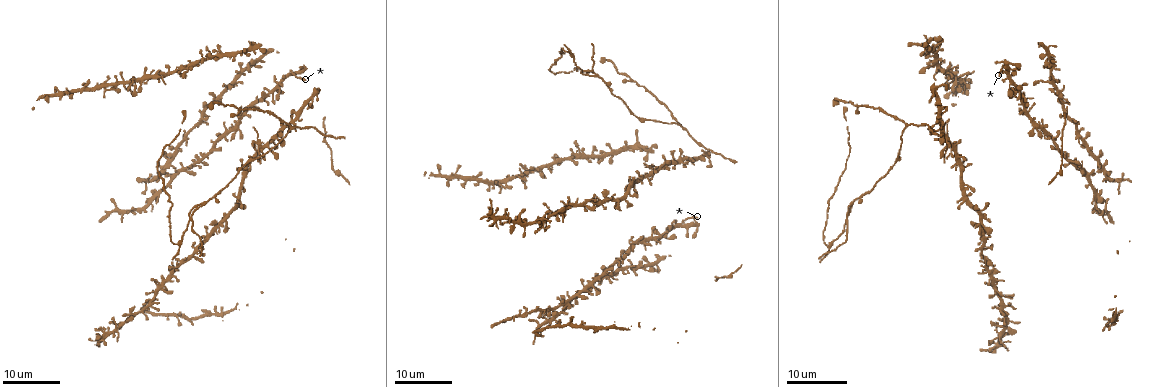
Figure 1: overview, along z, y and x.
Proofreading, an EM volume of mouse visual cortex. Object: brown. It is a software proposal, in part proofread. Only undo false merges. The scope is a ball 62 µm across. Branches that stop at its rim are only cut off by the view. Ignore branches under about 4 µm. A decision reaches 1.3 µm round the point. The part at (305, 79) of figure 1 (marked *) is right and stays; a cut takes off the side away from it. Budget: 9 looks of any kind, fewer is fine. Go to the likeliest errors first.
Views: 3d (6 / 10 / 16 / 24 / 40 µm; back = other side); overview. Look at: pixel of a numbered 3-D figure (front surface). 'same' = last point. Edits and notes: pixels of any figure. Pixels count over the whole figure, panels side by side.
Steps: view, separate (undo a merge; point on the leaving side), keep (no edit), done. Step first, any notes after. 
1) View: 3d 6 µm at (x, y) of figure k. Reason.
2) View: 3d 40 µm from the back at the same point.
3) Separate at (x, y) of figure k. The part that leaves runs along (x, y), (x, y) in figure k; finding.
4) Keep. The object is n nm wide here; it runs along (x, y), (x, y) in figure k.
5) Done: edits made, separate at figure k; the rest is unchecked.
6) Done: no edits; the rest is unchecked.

View: 3d 24 µm at (271, 92) of figure 1. Four or more arms meet.

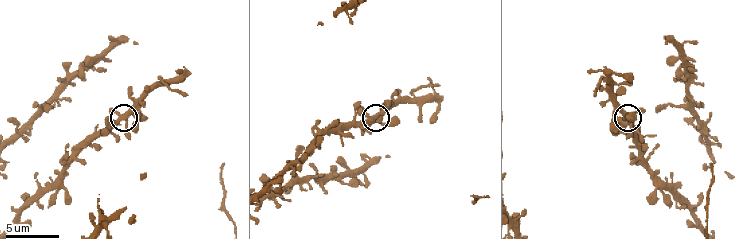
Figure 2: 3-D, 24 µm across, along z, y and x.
View: 3d 6 µm at (122, 114) of figure 2.

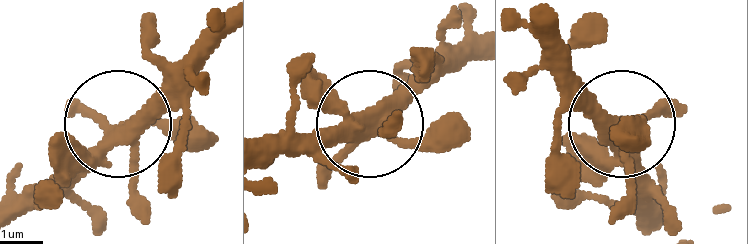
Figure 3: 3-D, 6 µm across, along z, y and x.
Keep. 5 arms meet here; continuous, no second cell.

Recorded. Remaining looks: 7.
View: 3d 24 µm at (121, 213) of figure 1. Three-way junction.

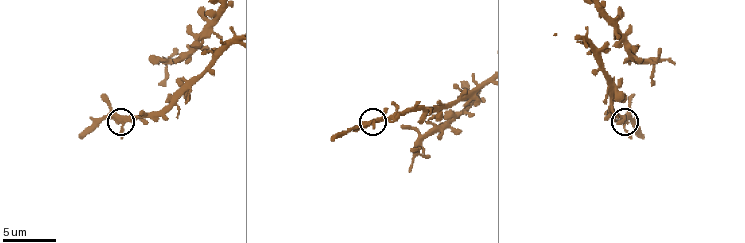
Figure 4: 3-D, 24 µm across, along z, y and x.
View: 3d 6 µm at (625, 125) of figure 4.

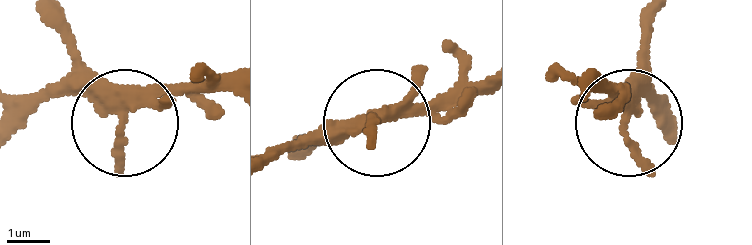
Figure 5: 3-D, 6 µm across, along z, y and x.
Keep. The side arm is 5 µm long; 3 arms meet here; continuous, no second cell.

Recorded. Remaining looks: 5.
View: 3d 24 µm at (190, 219) of figure 1. Side arm on a straight run.

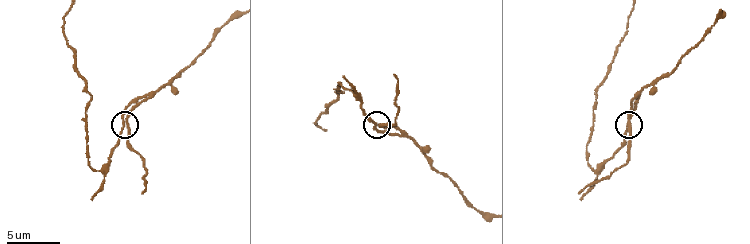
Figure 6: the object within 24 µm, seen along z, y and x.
View: 3d 10 µm at (130, 127) of figure 6. Closer look.

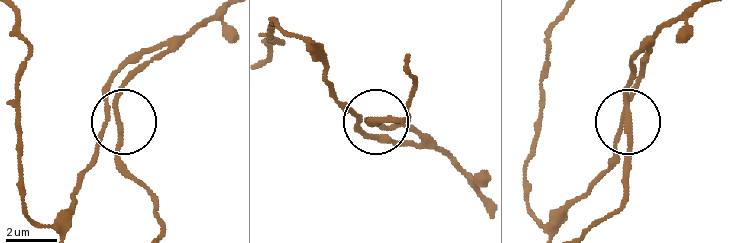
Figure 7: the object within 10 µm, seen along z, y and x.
Keep. The object is 190 nm wide here; it runs along (677, 15), (634, 60), (622, 180) in figure 7; continuous, no second cell.

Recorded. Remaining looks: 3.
View: 3d 24 µm at (679, 159) of figure 1. Looks like a crossing.

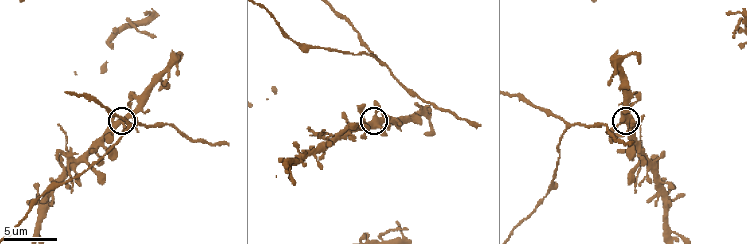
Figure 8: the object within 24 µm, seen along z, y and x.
View: 3d 10 µm at (372, 120) of figure 8.

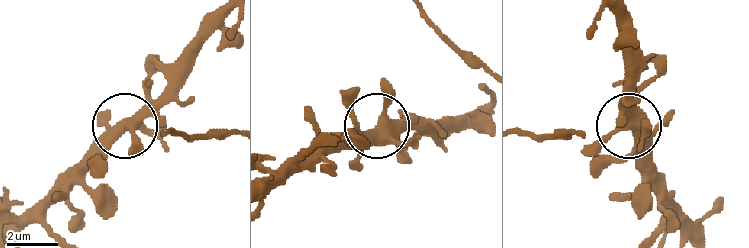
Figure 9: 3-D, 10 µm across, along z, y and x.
Keep. All the same cell.

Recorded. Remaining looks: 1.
Done: no edits; the rest is unchecked.

